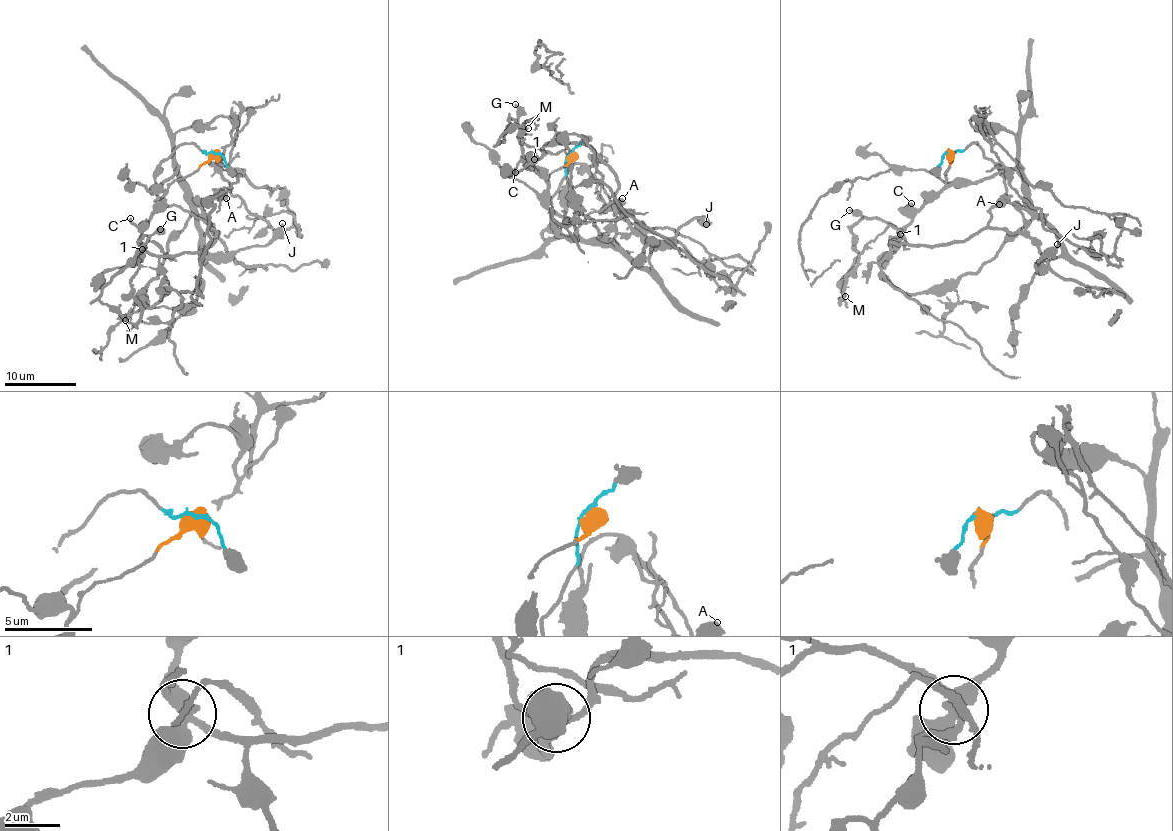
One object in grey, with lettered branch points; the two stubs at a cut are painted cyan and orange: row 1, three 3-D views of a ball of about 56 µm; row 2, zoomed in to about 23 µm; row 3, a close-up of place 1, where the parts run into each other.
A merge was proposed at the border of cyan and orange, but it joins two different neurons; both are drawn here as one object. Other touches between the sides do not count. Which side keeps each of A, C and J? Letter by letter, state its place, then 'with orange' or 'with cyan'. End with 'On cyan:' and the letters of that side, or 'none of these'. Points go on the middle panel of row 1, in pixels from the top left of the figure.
A: place (622, 198); with orange
C: place (515, 172); with orange
J: place (706, 224); with orange
On cyan: none of these

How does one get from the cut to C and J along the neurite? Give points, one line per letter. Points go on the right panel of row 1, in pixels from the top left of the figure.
C: (948, 152), (951, 161), (945, 173), (944, 187), (918, 209), (903, 210), (911, 202)
J: (948, 152), (946, 183), (1018, 172), (1028, 209), (1057, 235), (1061, 253), (1042, 266), (1038, 261), (1057, 243)

